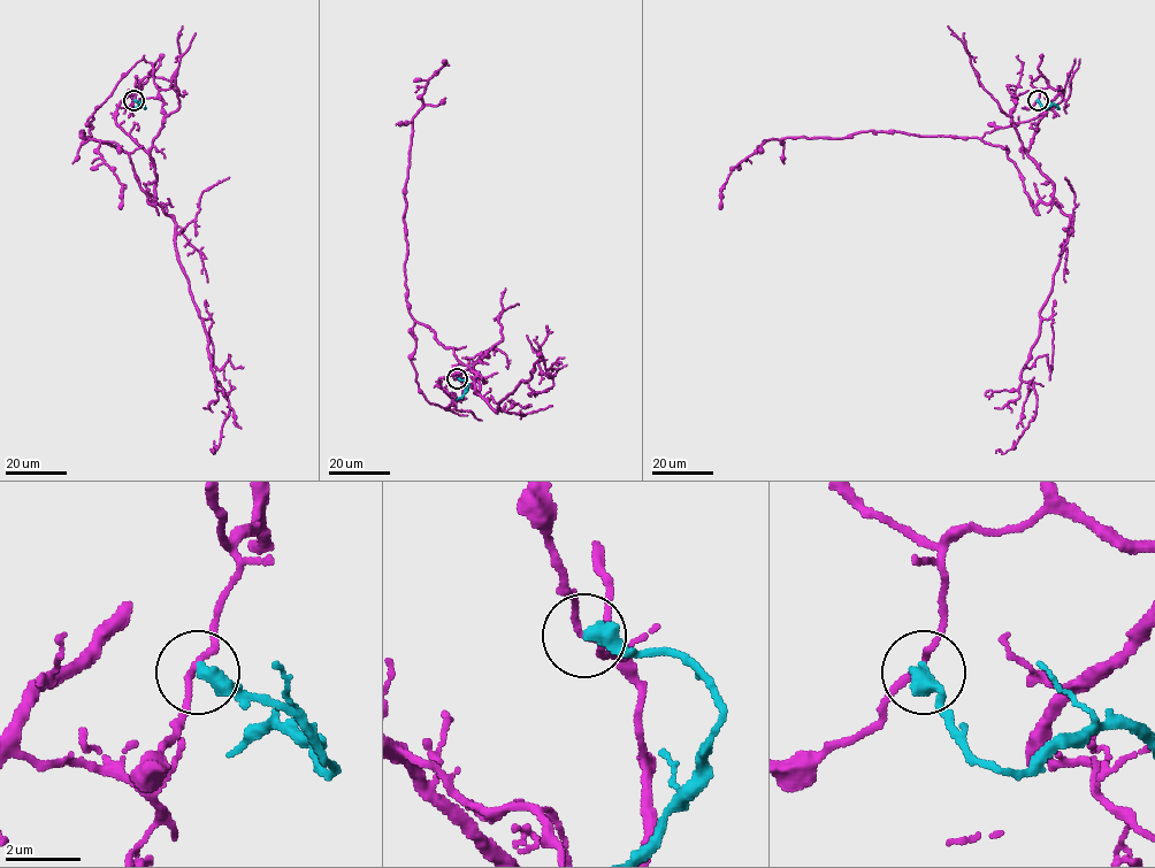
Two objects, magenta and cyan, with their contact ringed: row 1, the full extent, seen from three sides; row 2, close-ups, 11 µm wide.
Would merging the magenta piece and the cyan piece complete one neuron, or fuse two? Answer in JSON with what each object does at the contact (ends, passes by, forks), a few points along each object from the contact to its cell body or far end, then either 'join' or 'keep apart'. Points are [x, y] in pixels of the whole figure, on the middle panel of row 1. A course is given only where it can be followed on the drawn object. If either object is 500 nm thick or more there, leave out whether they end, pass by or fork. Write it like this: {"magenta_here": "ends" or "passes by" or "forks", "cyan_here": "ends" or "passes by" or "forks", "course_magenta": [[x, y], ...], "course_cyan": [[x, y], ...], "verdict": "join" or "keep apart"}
{"magenta_here": "passes by", "cyan_here": "ends", "course_magenta": [[458, 378], [453, 399], [438, 379], [472, 368], [479, 393], [412, 316], [405, 283], [413, 116], [443, 61]], "course_cyan": [[458, 378], [468, 385], [456, 400]], "verdict": "keep apart"}

